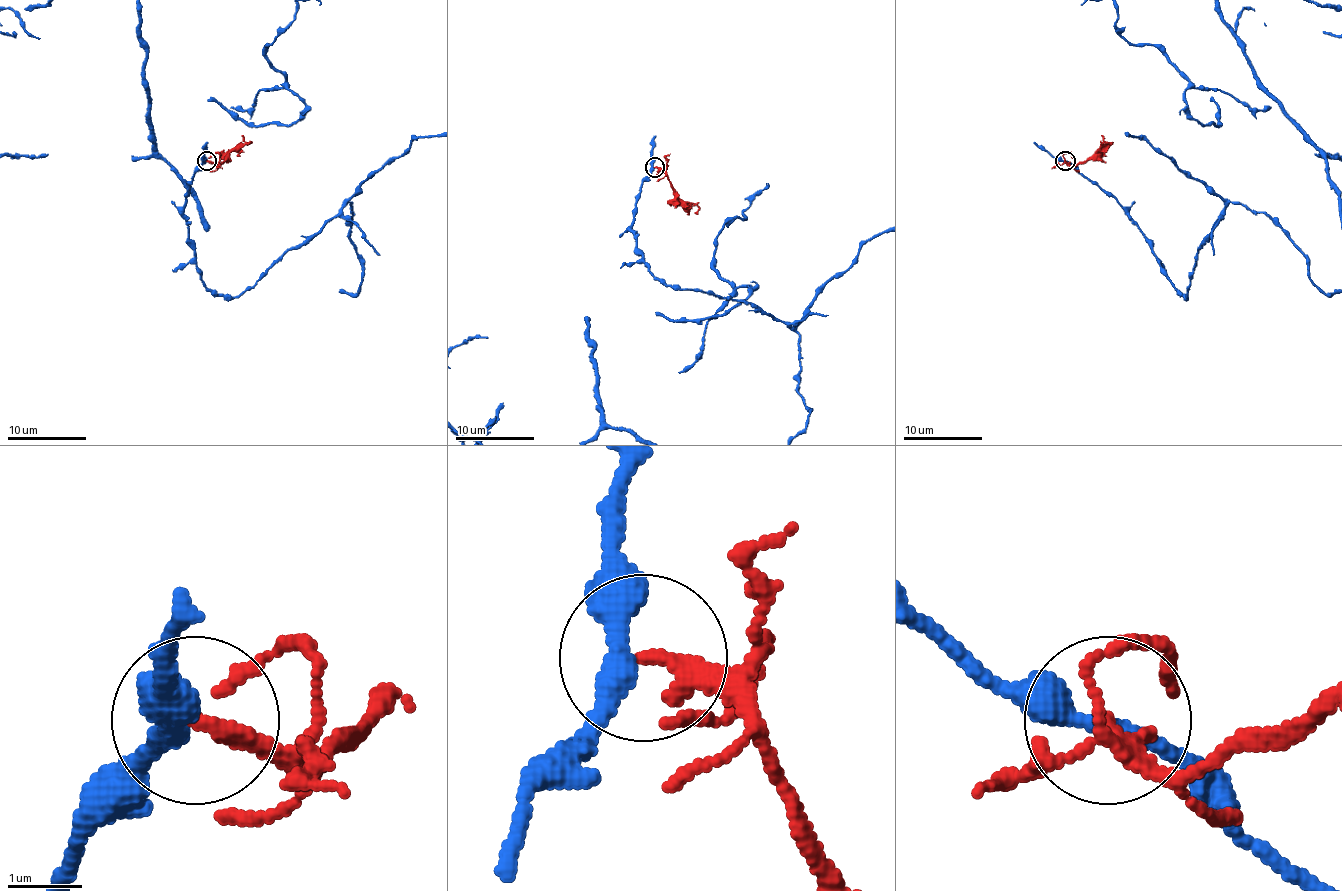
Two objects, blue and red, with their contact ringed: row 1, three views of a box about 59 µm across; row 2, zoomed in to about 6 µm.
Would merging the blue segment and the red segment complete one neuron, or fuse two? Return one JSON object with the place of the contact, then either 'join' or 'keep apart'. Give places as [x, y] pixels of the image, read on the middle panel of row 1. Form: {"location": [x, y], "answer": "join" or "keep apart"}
{"location": [654, 167], "answer": "keep apart"}

